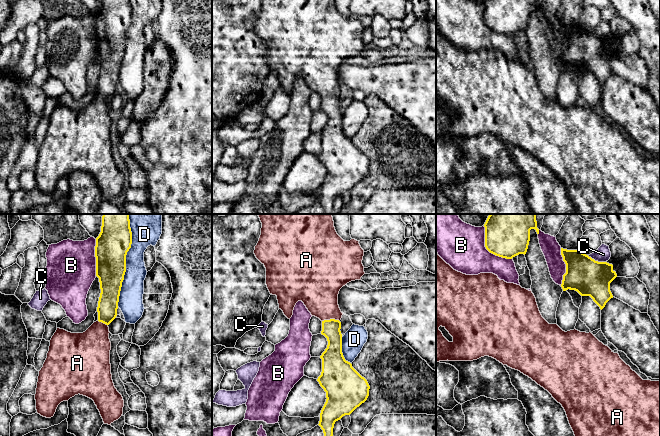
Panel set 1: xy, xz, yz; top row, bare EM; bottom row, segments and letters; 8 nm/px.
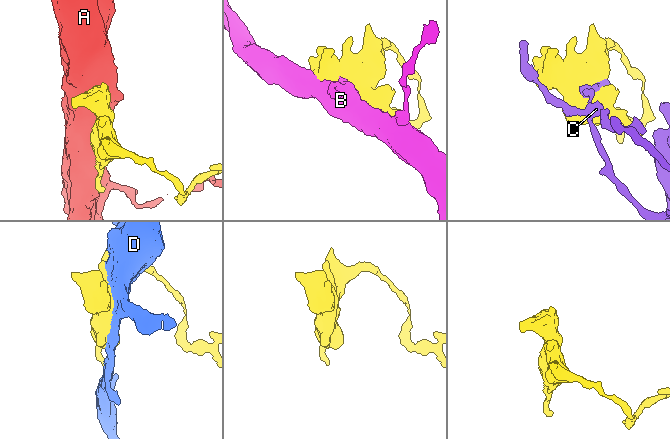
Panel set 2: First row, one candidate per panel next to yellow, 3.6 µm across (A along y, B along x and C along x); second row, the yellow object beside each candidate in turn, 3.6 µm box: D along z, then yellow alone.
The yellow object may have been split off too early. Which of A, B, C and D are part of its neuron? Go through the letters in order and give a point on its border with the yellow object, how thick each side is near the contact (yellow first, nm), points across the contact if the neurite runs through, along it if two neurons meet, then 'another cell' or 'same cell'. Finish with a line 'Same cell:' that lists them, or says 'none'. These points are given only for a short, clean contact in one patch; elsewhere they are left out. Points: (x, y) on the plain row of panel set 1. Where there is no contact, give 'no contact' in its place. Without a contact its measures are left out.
A: meets yellow in xz at (330, 95); 140 nm thick on the yellow side, 320 nm on the other; runs through xz (331, 104), (330, 95), (319, 66); same cell
B: meets yellow in yz at (488, 26); 280 nm thick on the yellow side, 360 nm on the other; another cell
C: meets yellow in yz at (596, 37); 300 nm thick on the yellow side, 120 nm on the other; another cell
D: meets yellow in xy at (125, 41); 280 nm thick on the yellow side, 190 nm on the other; another cell
Same cell: A

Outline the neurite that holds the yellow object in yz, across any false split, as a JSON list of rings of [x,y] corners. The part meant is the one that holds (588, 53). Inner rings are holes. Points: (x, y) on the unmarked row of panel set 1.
[[[561,24],[561,31],[566,40],[561,63],[577,67],[581,72],[590,72],[602,86],[613,74],[610,59],[617,53],[613,41],[598,38],[582,29],[579,25]]]

